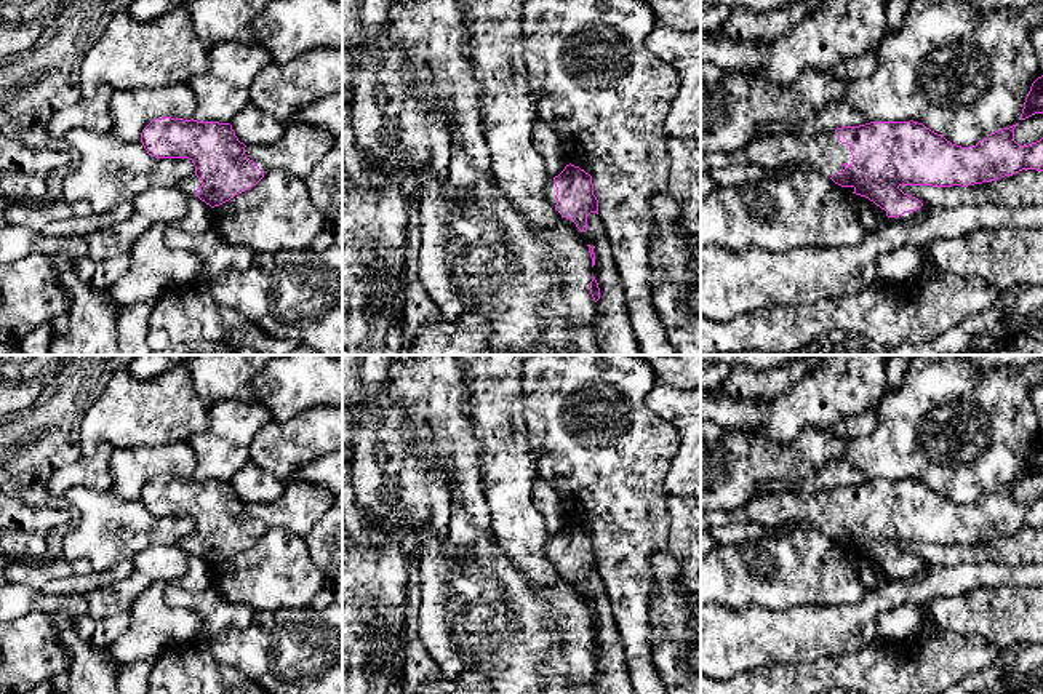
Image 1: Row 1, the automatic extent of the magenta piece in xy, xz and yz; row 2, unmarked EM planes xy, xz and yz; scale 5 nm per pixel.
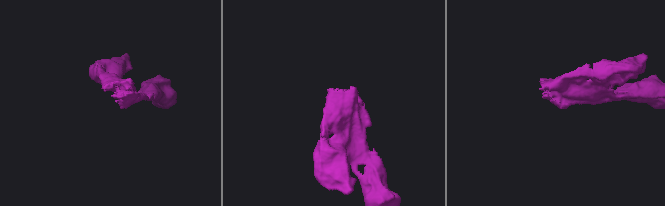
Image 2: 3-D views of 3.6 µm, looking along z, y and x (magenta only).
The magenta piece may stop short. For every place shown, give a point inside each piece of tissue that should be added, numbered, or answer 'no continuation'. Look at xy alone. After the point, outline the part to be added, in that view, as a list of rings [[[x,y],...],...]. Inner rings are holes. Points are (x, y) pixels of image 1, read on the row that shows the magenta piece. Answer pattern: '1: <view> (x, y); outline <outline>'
1: xy (192, 183); outline [[[192,174],[182,179],[176,187],[182,190],[187,197],[197,197],[195,190],[202,187],[202,184],[203,182],[195,174]]]

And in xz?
1: xz (551, 189); outline [[[552,176],[547,177],[545,192],[547,192],[552,205],[555,206],[555,205],[557,205],[557,198],[555,198],[555,195],[557,195],[557,187],[555,187],[555,184],[553,184],[553,177],[552,177]]]

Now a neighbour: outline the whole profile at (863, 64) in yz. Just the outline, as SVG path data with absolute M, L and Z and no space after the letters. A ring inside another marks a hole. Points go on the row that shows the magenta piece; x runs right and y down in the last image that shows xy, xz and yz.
M877 46L854 56L849 59L841 61L835 69L833 75L837 78L859 78L872 75L875 69L875 50Z

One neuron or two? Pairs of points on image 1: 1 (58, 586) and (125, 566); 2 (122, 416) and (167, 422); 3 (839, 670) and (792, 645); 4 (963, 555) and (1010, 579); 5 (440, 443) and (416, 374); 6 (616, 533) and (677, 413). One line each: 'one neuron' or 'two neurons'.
1: one neuron
2: one neuron
3: two neurons
4: two neurons
5: one neuron
6: two neurons

